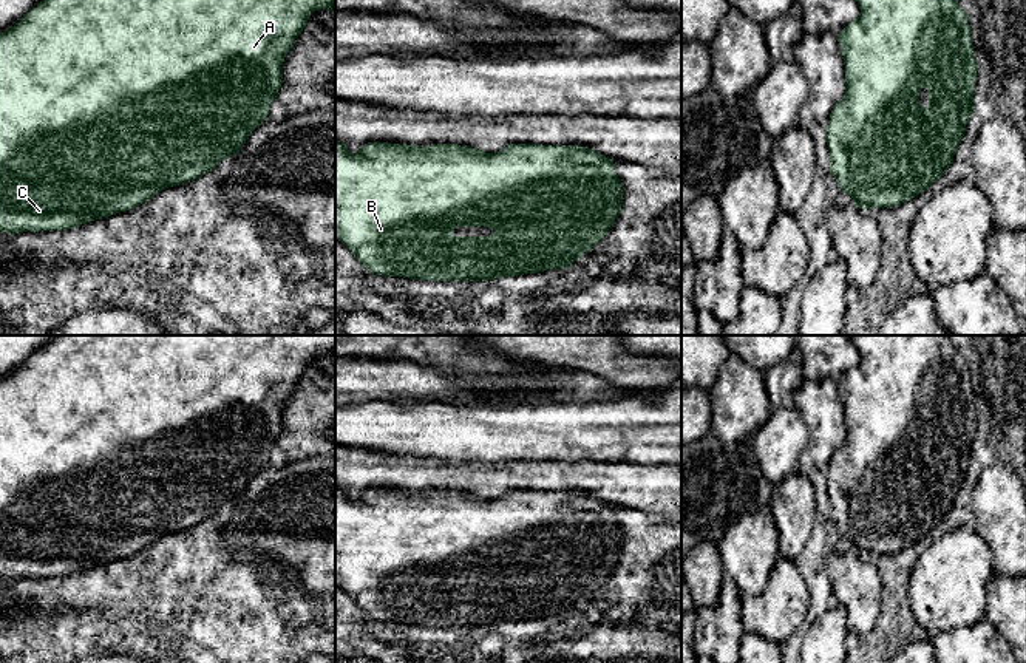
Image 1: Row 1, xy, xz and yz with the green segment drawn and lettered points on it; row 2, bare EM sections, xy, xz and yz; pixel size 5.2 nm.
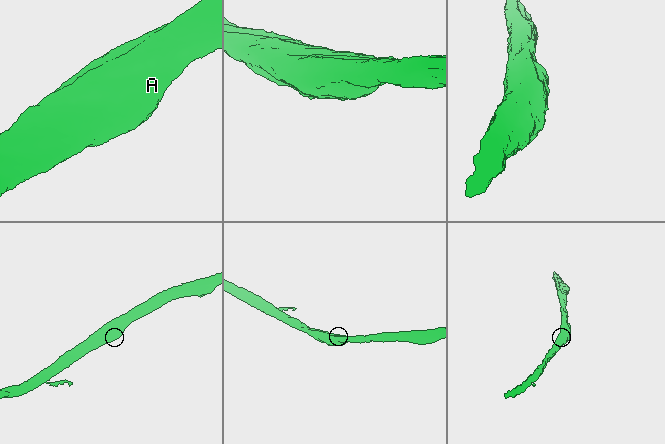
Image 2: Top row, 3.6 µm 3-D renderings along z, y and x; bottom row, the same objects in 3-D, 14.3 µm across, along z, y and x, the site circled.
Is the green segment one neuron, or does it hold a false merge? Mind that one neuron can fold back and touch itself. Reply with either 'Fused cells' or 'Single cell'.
Single cell

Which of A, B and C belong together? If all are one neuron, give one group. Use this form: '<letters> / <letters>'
A B C

